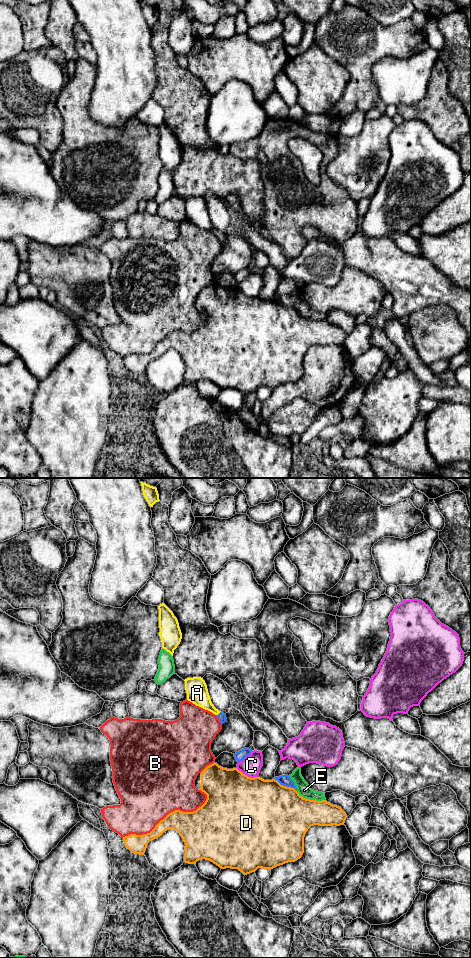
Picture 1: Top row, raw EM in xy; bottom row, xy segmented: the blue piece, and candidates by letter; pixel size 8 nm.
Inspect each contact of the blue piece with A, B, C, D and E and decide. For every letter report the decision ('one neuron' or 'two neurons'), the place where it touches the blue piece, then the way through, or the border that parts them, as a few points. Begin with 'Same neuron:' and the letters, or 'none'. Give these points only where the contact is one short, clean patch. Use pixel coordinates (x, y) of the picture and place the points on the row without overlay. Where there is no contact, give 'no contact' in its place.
Same neuron: A
A: one neuron; contact xy (219, 233); way xy (221, 236), (219, 233), (214, 231), (197, 213)
B: two neurons; contact xy (218, 238)
C: two neurons; contact xy (245, 277)
D: two neurons; contact xy (286, 306)
E: two neurons; contact xy (294, 303)

